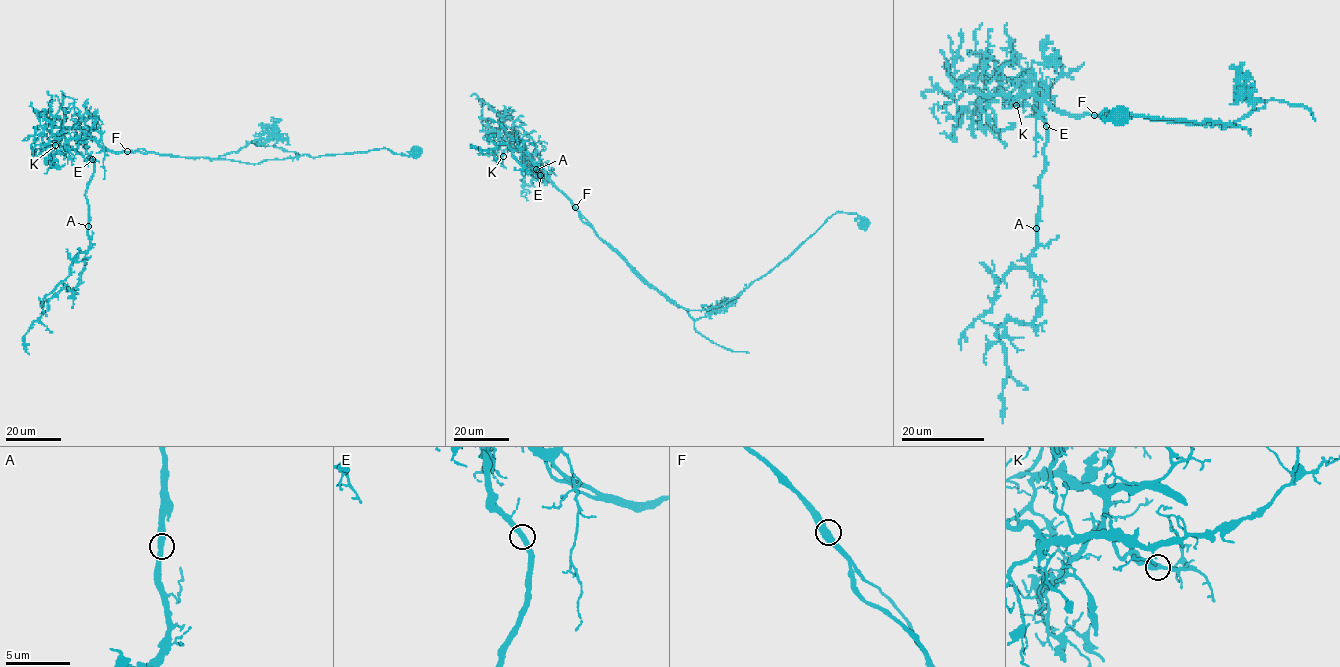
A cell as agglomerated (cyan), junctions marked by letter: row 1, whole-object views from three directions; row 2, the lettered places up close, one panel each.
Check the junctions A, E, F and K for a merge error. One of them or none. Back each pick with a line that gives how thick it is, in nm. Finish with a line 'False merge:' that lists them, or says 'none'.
F: 400 nm thick
False merge: F

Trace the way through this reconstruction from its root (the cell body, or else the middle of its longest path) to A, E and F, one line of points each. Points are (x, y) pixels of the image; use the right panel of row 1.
A: (1121, 114), (1101, 116), (1210, 119), (1250, 133), (1068, 115), (1038, 86), (1047, 144), (1036, 228)
E: (1121, 114), (1101, 116), (1210, 119), (1250, 133), (1068, 115), (1038, 86), (1046, 126)
F: (1121, 114), (1105, 121), (1101, 116), (1118, 111), (1196, 122), (1210, 119), (1250, 133), (1213, 123), (1094, 115)

